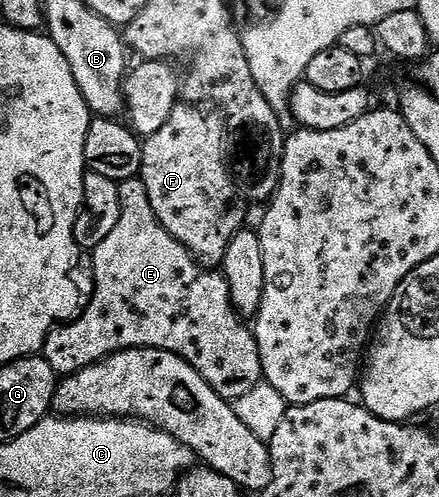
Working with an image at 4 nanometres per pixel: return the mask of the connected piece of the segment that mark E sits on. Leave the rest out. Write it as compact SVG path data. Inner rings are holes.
M139 178L119 181L120 213L114 230L98 247L91 249L90 267L92 270L92 301L76 317L74 322L52 329L44 343L43 358L61 377L70 376L86 366L96 364L107 356L127 348L157 348L170 354L178 354L223 400L234 402L254 390L262 383L264 371L262 358L258 354L255 331L248 328L239 312L232 305L228 283L223 271L205 268L166 231L158 222L146 198L146 186Z

